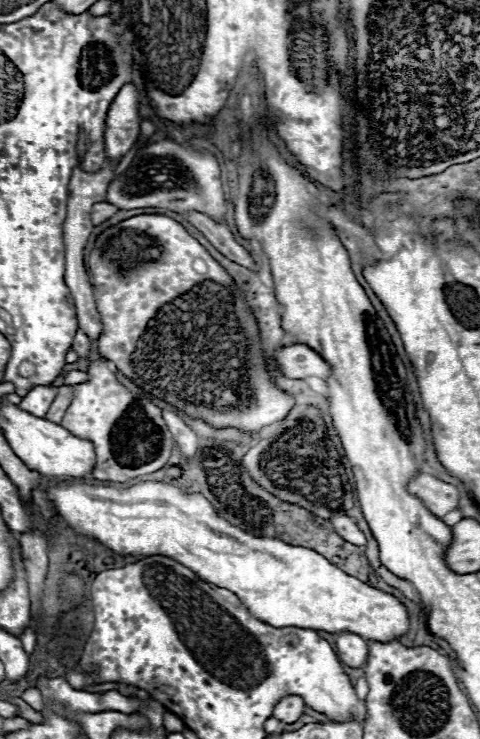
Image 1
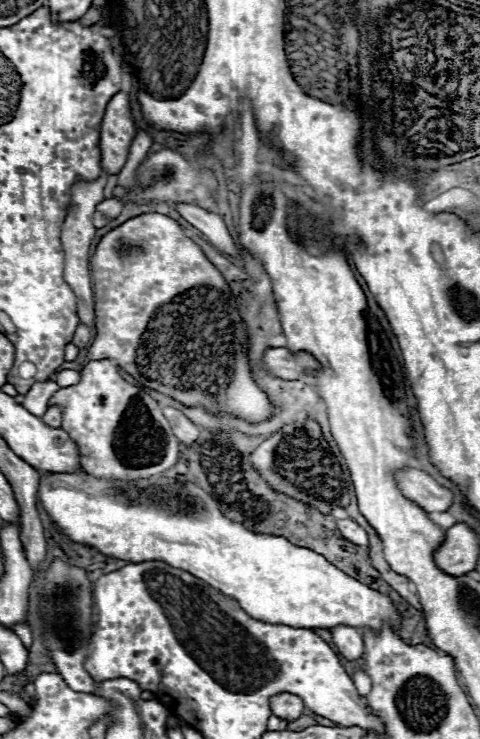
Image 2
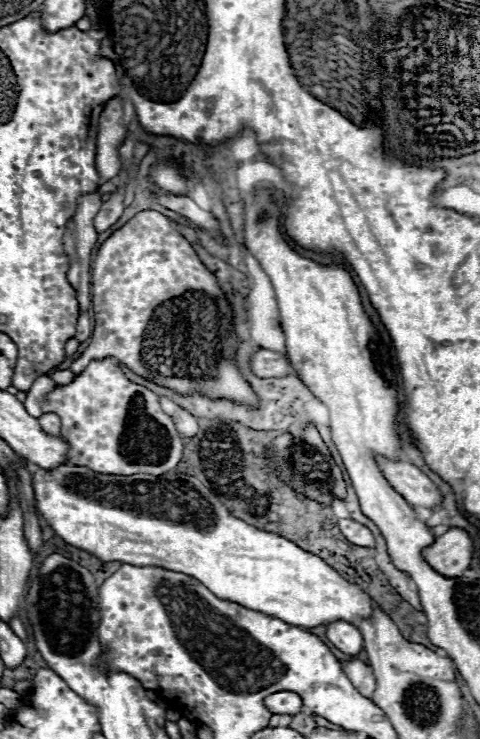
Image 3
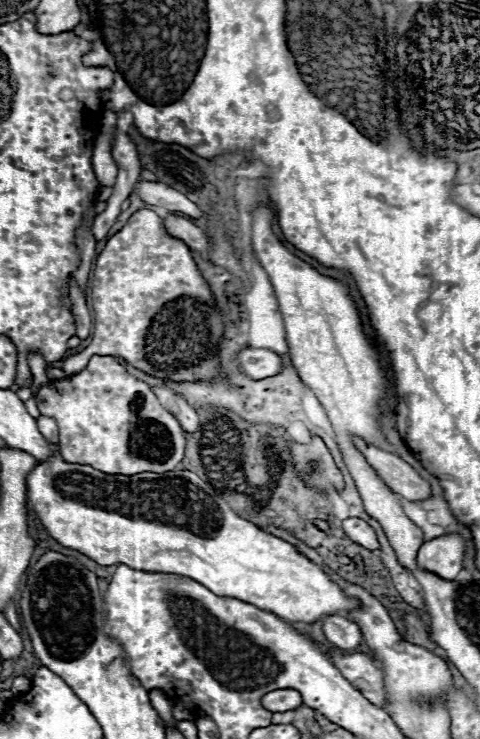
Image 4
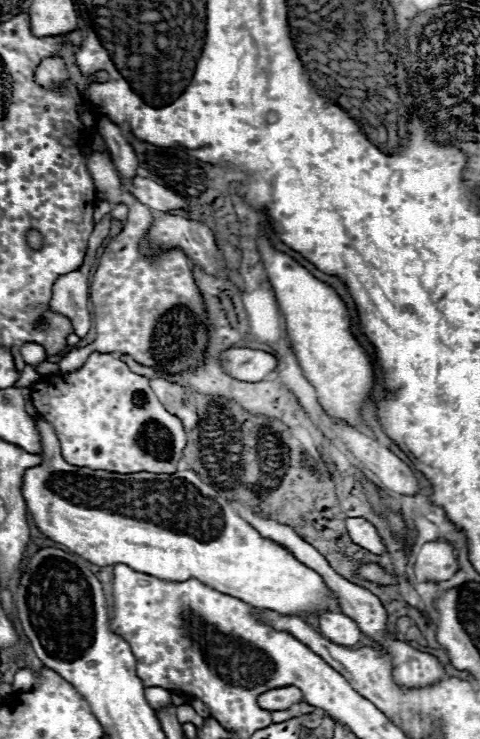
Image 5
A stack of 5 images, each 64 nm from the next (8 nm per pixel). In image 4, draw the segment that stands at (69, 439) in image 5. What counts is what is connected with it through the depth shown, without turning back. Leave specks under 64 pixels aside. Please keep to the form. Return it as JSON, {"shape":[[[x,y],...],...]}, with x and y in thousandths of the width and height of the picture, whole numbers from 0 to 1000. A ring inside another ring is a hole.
{"shape":[[[192,482],[183,495],[129,514],[104,517],[75,536],[88,563],[108,563],[125,579],[125,614],[146,628],[183,628],[217,641],[342,641],[383,620],[383,585],[346,558],[317,525],[283,514],[233,482]]]}

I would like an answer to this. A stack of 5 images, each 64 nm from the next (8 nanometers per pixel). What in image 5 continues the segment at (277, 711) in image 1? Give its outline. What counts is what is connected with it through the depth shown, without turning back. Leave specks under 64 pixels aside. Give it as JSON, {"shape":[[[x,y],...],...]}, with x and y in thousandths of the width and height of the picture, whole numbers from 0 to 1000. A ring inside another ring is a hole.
{"shape":[[[596,928],[596,931],[571,931],[571,934],[558,934],[550,939],[538,942],[538,953],[550,958],[550,961],[600,961],[604,955],[621,953],[629,947],[629,936],[613,928]]]}

